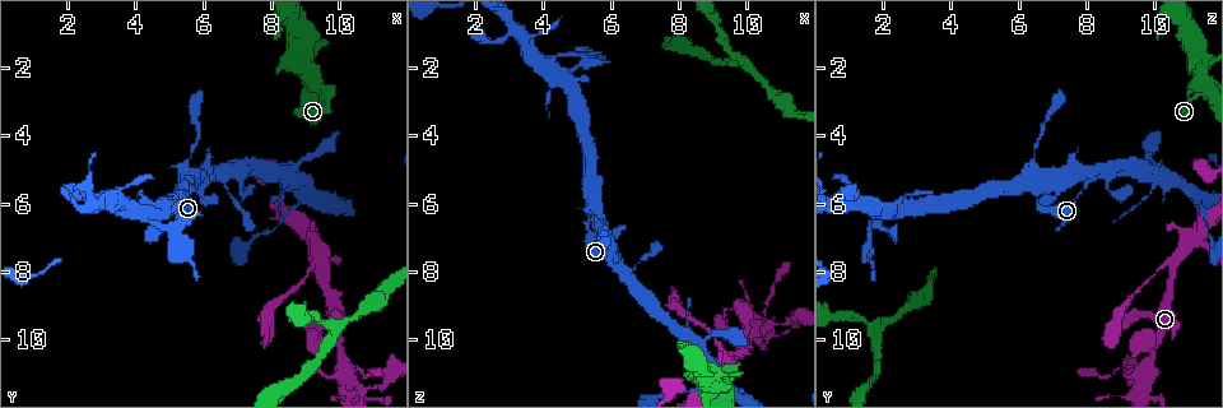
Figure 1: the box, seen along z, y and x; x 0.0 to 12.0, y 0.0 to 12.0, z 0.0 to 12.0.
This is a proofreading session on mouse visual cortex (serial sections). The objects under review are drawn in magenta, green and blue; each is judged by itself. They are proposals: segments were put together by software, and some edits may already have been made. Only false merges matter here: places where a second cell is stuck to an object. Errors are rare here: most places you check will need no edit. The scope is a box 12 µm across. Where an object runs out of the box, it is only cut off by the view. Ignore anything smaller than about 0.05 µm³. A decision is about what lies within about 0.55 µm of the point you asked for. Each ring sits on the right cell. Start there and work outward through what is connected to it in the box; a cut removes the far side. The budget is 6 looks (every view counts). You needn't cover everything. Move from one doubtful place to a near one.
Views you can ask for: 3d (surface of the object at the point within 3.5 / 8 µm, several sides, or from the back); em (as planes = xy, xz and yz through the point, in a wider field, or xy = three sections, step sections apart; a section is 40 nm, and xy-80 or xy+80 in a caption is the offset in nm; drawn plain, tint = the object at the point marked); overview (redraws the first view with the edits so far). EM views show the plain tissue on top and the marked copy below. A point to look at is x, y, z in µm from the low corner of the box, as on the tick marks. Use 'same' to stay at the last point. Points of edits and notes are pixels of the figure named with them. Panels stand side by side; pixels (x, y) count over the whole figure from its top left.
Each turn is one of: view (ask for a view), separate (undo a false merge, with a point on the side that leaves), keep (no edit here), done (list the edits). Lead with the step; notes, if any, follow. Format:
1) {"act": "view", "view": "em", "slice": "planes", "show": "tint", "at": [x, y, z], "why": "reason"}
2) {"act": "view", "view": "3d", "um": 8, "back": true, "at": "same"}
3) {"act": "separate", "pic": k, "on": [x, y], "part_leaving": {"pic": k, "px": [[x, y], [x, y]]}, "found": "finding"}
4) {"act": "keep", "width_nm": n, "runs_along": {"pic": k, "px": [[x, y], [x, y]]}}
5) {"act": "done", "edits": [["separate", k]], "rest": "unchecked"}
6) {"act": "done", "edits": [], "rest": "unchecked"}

{"act": "view", "view": "em", "slice": "planes", "show": "tint", "at": [10.1, 11.1, 9.8], "why": "sharp bend"}

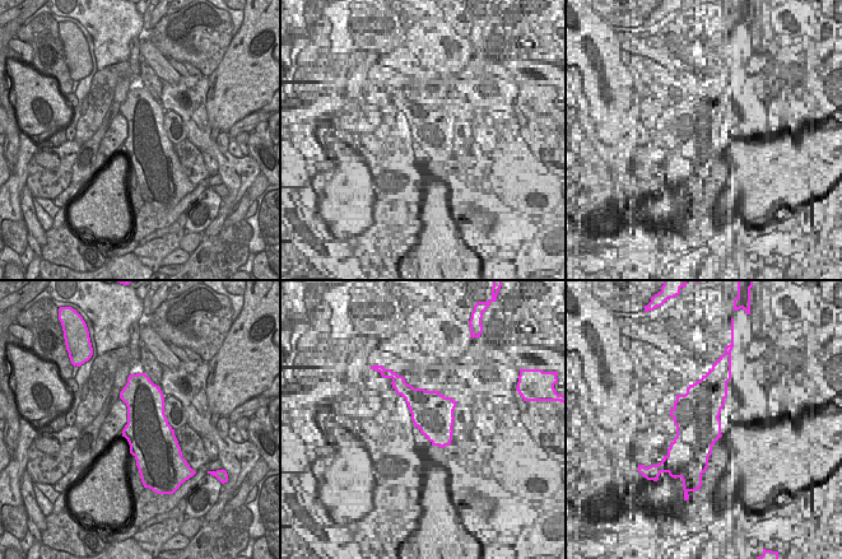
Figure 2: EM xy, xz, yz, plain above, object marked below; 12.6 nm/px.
{"act": "view", "view": "3d", "um": 3.5, "at": "same"}

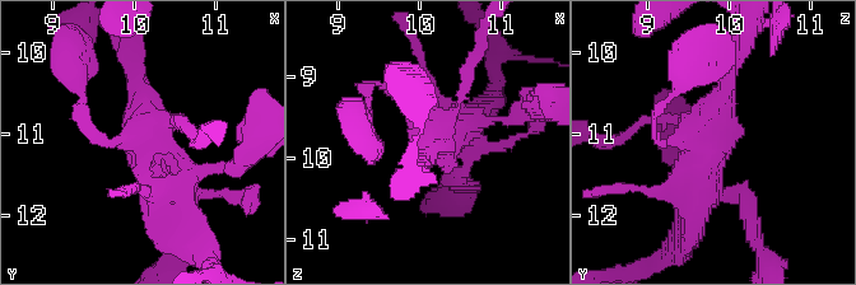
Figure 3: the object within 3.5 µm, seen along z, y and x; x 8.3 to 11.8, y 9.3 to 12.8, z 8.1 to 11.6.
{"act": "keep", "runs_along": {"pic": 3, "px": [[135, 69], [150, 143], [177, 171], [221, 167]]}, "found": "all the same cell"}

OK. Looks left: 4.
{"act": "view", "view": "3d", "um": 8, "at": [5.6, 5.5, 6.6]}

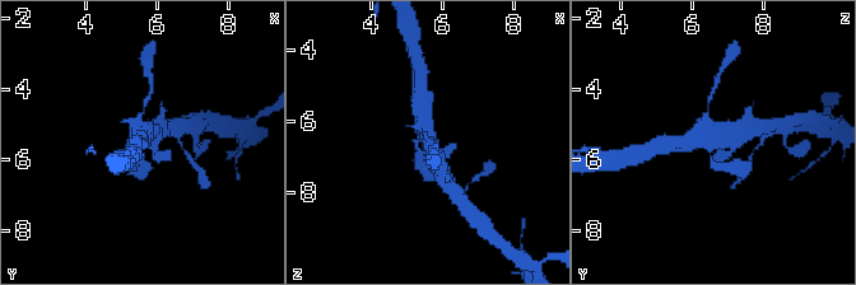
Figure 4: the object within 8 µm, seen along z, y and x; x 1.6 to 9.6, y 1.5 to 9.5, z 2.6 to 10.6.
{"act": "view", "view": "em", "slice": "xy", "step": 2, "show": "tint", "at": [5.6, 5.5, 6.5], "why": "need the tissue"}

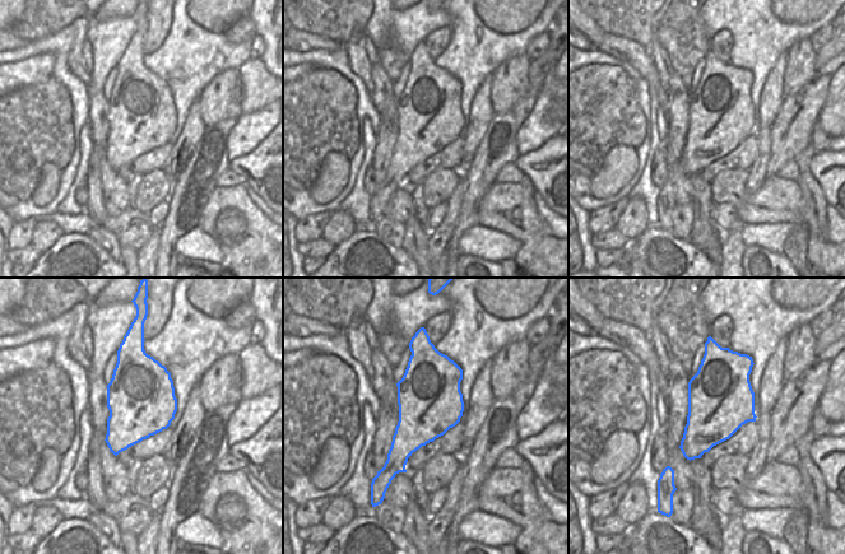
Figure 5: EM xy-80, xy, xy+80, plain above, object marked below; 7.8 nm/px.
{"act": "keep", "runs_along": {"pic": 4, "px": [[134, 168], [131, 154], [156, 131]]}, "found": "all the same cell"}

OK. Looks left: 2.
{"act": "view", "view": "3d", "um": 3.5, "at": [9.1, 1.5, 11.3], "why": "abrupt turn"}

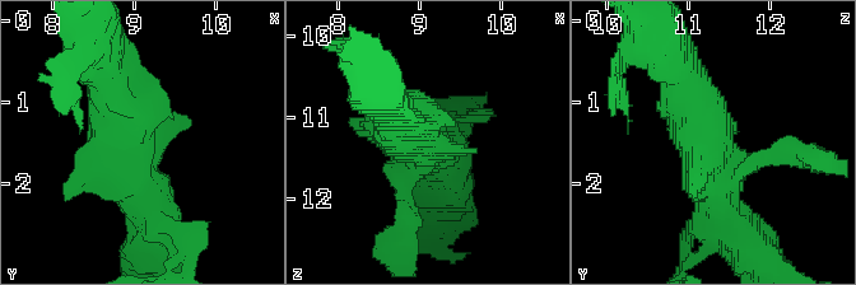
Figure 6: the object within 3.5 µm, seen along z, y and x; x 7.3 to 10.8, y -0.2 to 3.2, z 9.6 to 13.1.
{"act": "view", "view": "em", "slice": "xy", "step": 5, "show": "tint", "at": [9.15, 1.40, 11.35]}

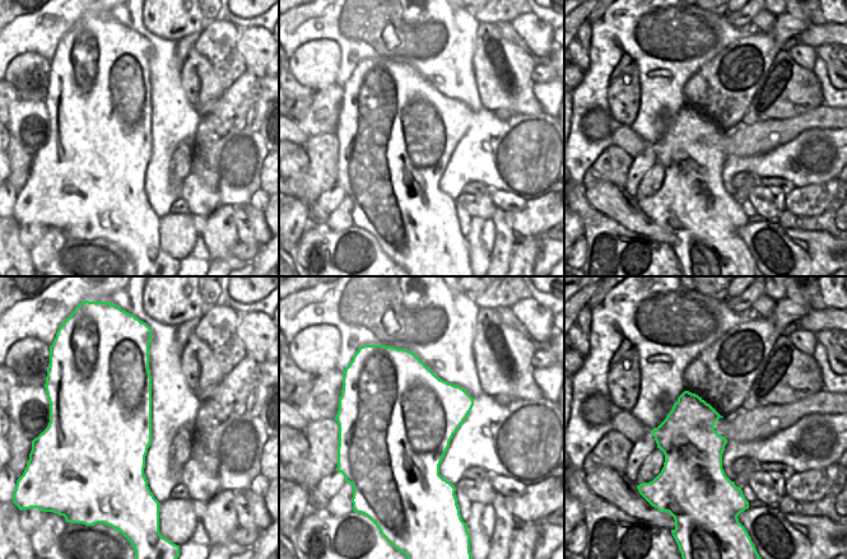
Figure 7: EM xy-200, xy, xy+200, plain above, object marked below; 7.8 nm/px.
{"act": "keep", "runs_along": {"pic": 6, "px": [[142, 197], [126, 139], [189, 124]]}, "found": "continuous, no second cell"}

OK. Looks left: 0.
{"act": "done", "edits": [], "rest": "unchecked"}

